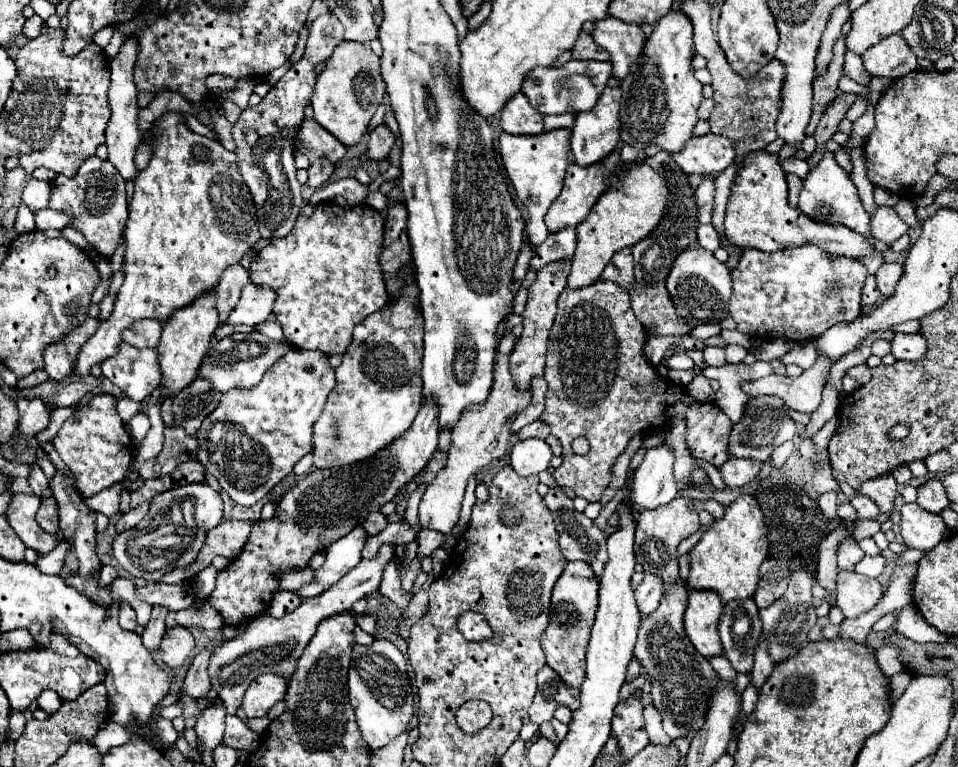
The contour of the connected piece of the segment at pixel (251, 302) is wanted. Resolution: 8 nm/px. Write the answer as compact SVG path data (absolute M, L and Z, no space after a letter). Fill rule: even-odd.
M247 284L243 288L241 300L237 302L235 310L229 312L225 324L231 324L231 326L261 324L269 316L273 302L275 302L275 292L271 288L259 288L255 284Z

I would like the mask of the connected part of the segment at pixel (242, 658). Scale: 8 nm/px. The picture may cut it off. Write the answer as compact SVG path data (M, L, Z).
M383 544L379 554L371 560L361 560L359 566L355 566L351 572L347 572L337 584L333 584L323 594L305 600L297 610L283 618L273 618L269 614L263 614L263 618L255 618L255 622L249 622L245 632L233 640L221 642L213 648L209 658L209 680L215 688L217 696L223 700L223 706L229 714L235 714L235 710L241 706L241 698L259 674L263 672L275 672L283 674L287 680L291 678L297 660L301 658L305 646L313 638L317 626L321 620L331 618L341 612L349 612L351 606L377 590L377 584L381 584L381 576L385 572L385 566L395 558L395 544Z

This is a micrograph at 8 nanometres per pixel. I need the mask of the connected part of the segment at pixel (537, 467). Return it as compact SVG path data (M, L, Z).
M541 438L519 440L511 450L511 466L519 476L531 476L547 470L551 458L551 446Z

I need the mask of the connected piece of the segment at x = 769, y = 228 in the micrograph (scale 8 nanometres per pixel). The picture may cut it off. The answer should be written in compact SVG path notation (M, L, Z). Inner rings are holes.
M767 150L747 154L739 166L739 174L731 186L731 196L725 210L725 236L741 250L757 248L763 252L777 252L791 246L815 244L829 254L847 258L867 258L877 252L863 234L857 234L841 224L827 226L811 222L811 218L807 218L799 208L791 208L787 204L785 172L777 160L777 154L769 154Z

